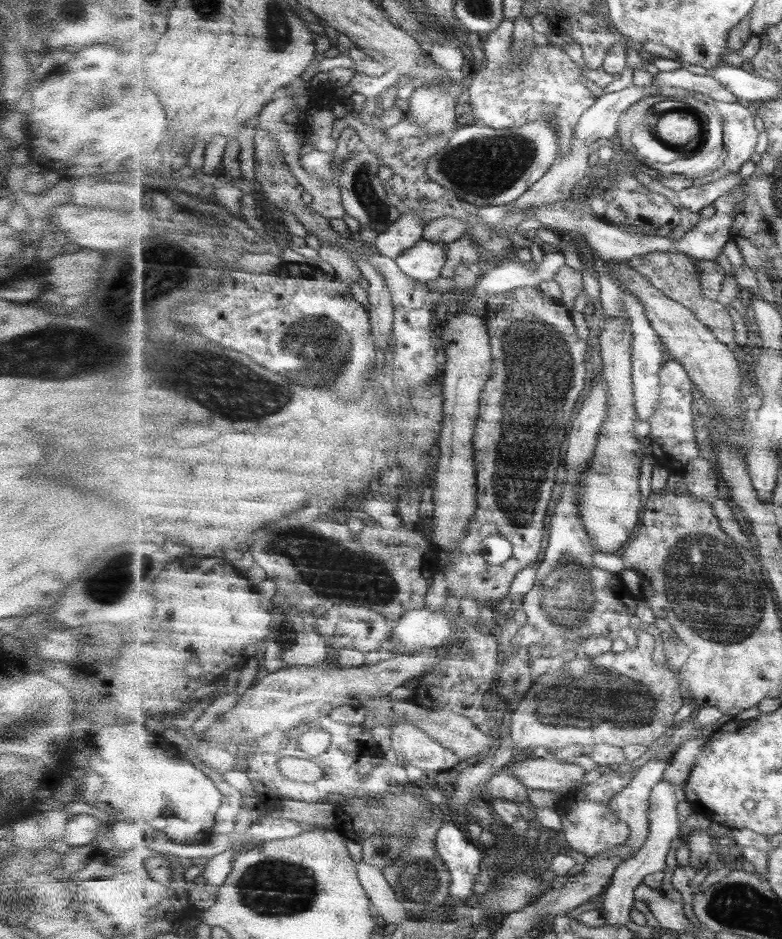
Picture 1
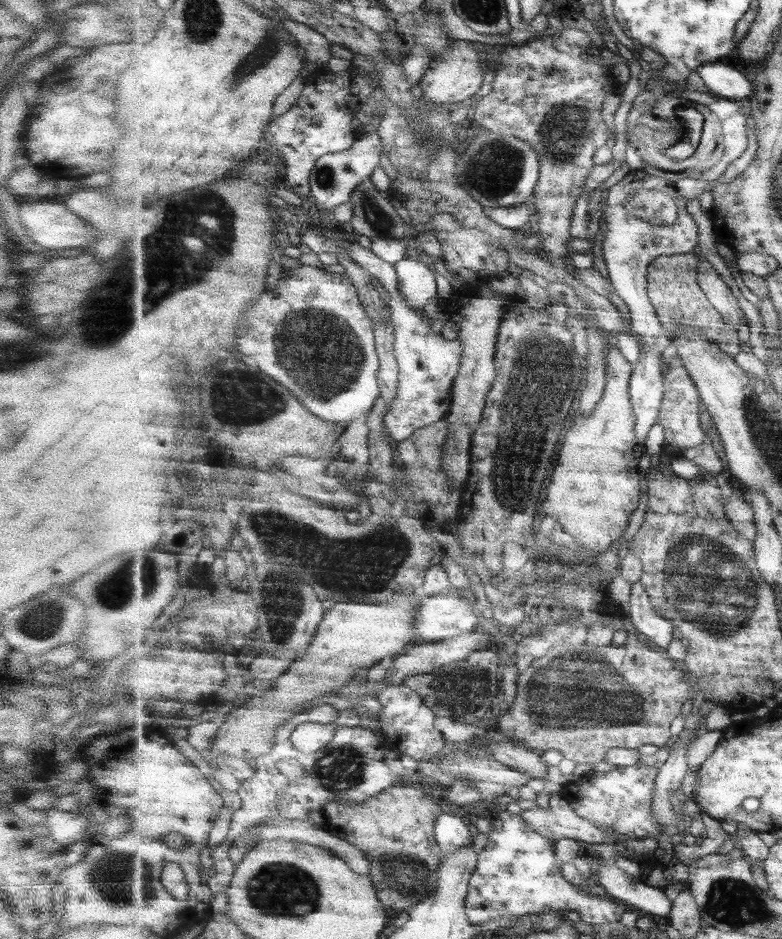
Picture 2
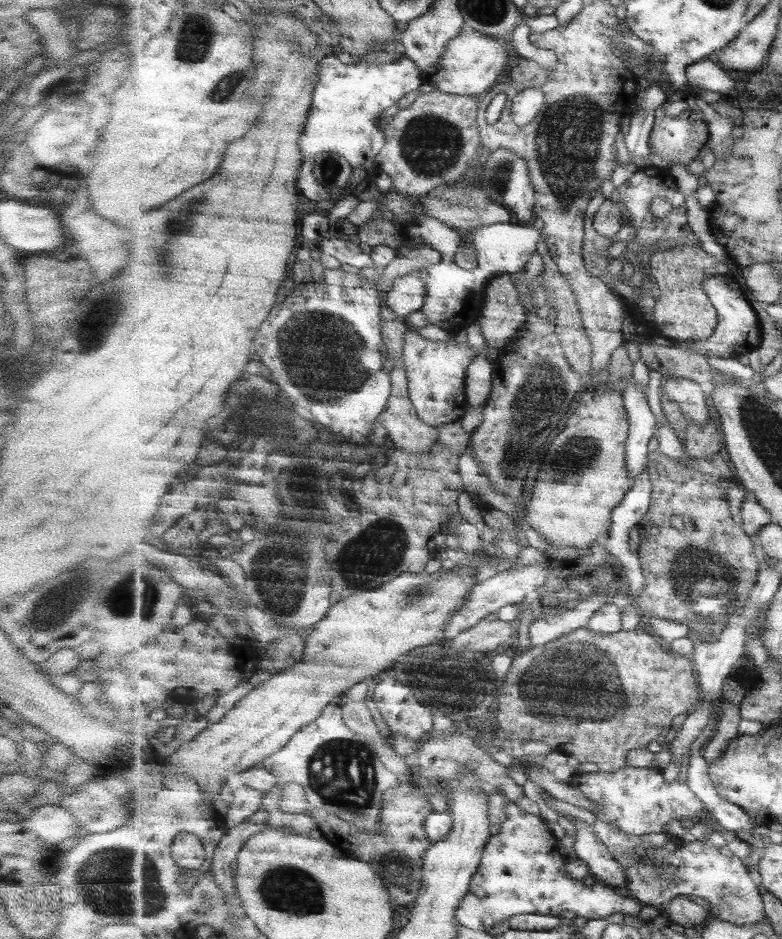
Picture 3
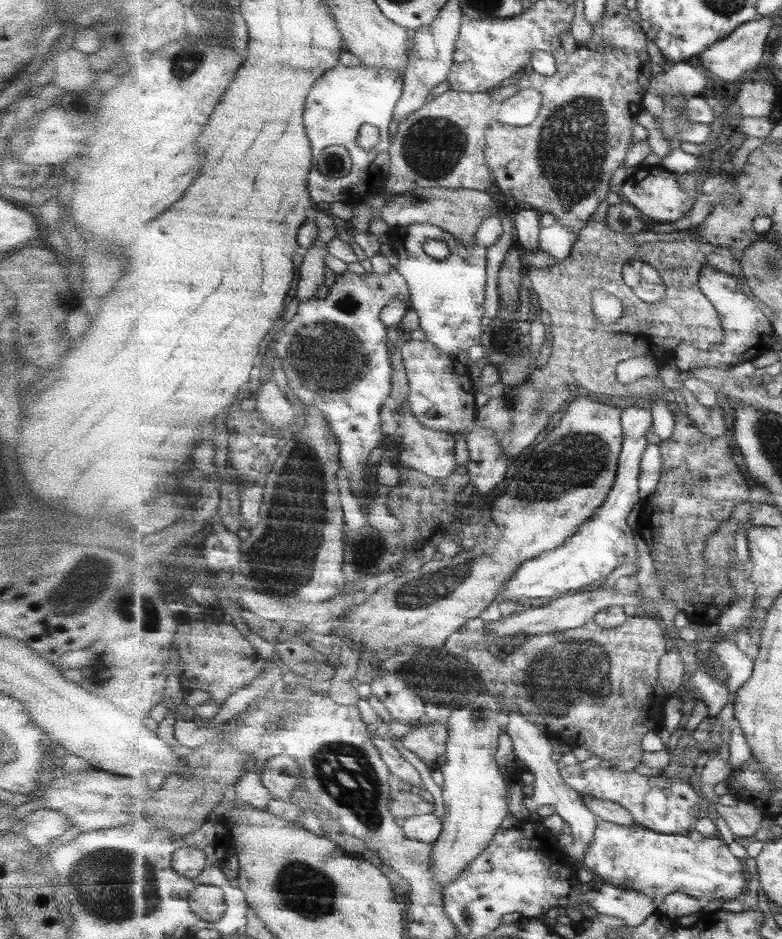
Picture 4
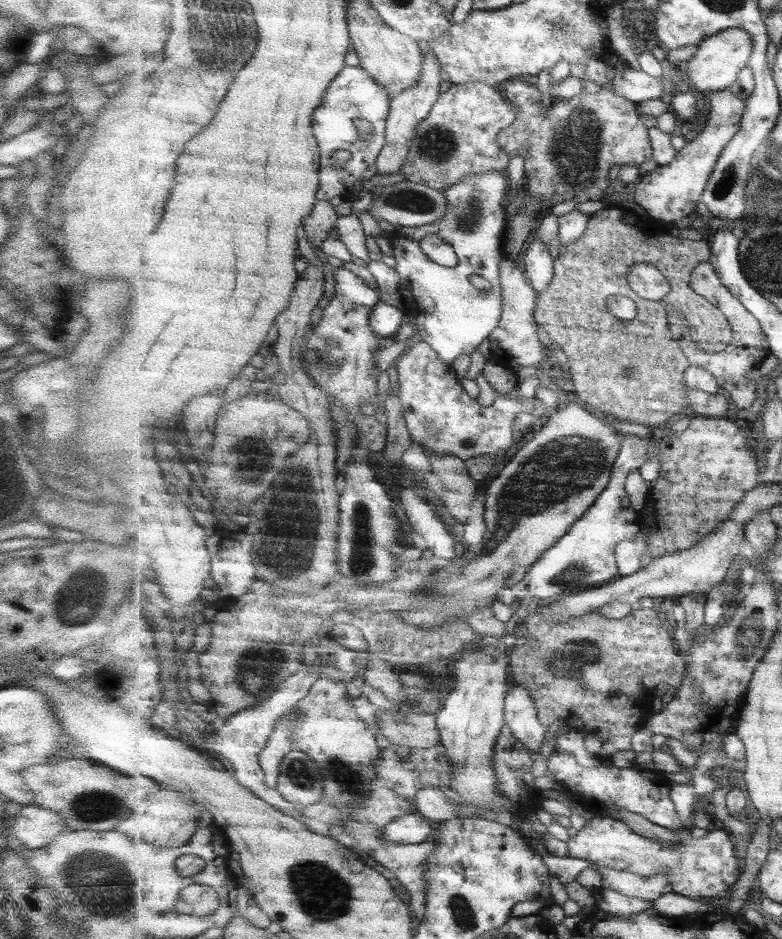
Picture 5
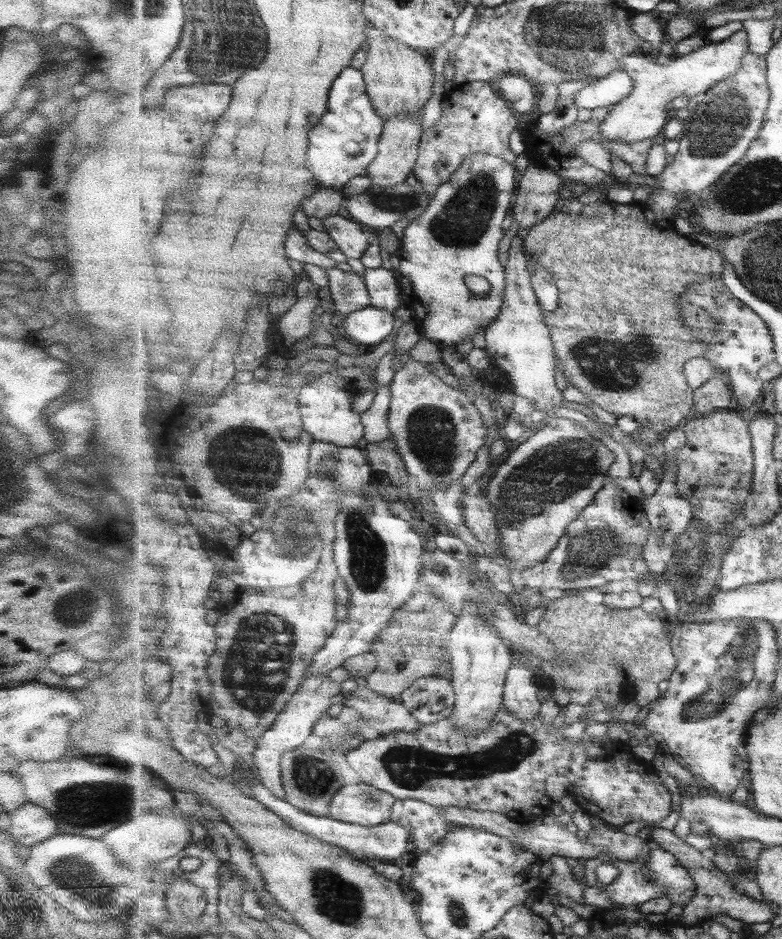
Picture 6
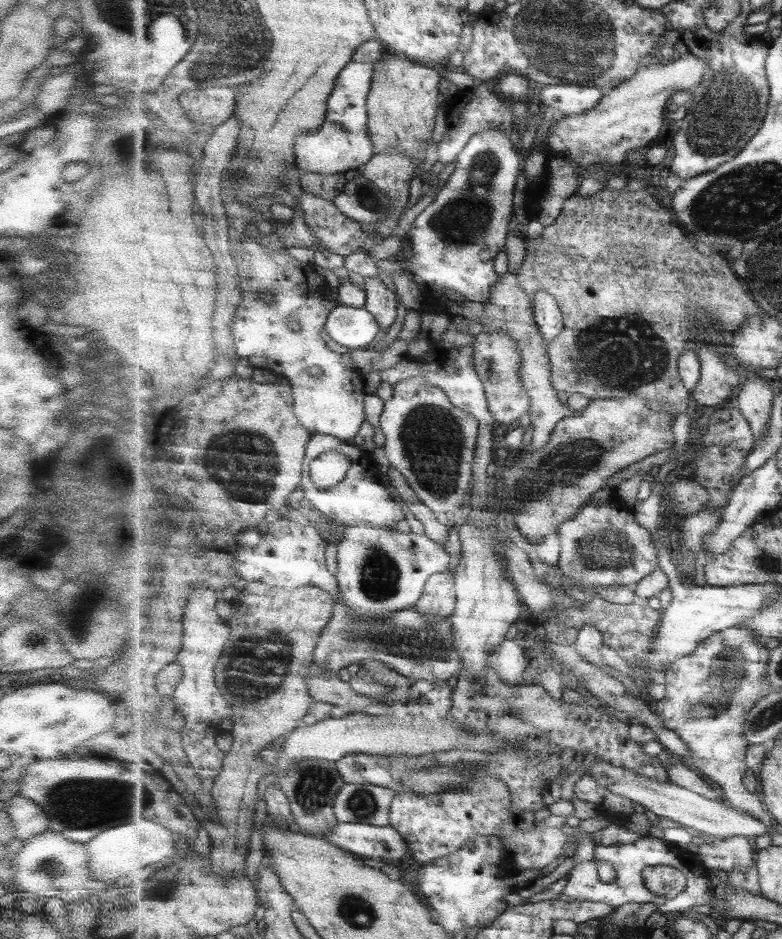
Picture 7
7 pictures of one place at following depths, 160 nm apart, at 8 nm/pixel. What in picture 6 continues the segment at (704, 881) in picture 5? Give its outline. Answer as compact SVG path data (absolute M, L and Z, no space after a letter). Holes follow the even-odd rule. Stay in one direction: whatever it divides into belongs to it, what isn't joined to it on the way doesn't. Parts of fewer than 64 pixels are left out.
M449 806L442 807L440 812L444 818L459 827L479 827L483 830L493 831L493 834L499 834L503 838L507 838L509 842L513 842L515 846L539 856L544 861L550 861L553 856L563 856L565 858L582 858L585 862L595 859L601 853L611 853L613 857L621 861L639 862L647 859L647 855L651 853L654 845L649 839L643 840L639 836L631 836L625 834L620 828L610 825L608 822L601 820L598 816L593 816L593 827L586 835L580 833L571 834L563 824L557 822L557 812L552 811L542 818L539 825L517 825L508 816L500 812L473 810L469 807Z

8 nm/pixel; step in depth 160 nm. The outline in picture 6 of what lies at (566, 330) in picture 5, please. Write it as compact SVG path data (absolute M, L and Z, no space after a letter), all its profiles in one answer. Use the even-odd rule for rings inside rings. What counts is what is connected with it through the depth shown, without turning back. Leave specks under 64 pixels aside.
M567 201L560 203L551 216L548 216L541 224L531 227L524 233L524 247L530 256L530 272L534 273L537 265L543 265L554 276L559 292L560 303L558 307L546 315L546 321L550 324L550 331L553 338L554 351L558 360L563 360L565 366L563 368L563 376L568 383L577 388L587 402L591 402L601 409L610 412L616 418L621 416L632 416L638 422L640 427L653 429L655 433L671 431L681 428L683 423L694 415L694 389L689 387L687 383L684 367L691 358L707 356L708 343L697 339L679 319L679 307L677 307L677 298L685 293L691 285L705 280L706 278L714 278L722 281L726 258L717 249L694 242L691 238L679 235L673 219L657 218L651 207L643 203L627 203L619 204L608 202L602 210L600 210L593 218L584 216L580 213L571 217L567 215Z

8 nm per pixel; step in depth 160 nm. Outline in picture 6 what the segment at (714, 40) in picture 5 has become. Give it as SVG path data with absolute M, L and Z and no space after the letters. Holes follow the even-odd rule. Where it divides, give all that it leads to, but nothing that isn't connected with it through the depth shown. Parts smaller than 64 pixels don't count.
M741 29L722 41L704 43L687 55L672 57L668 64L658 64L648 55L627 55L620 60L620 68L627 71L634 80L633 92L611 107L610 116L602 124L604 137L624 143L657 140L672 116L667 110L667 102L673 102L677 97L705 94L716 84L737 74L748 52L747 32Z

